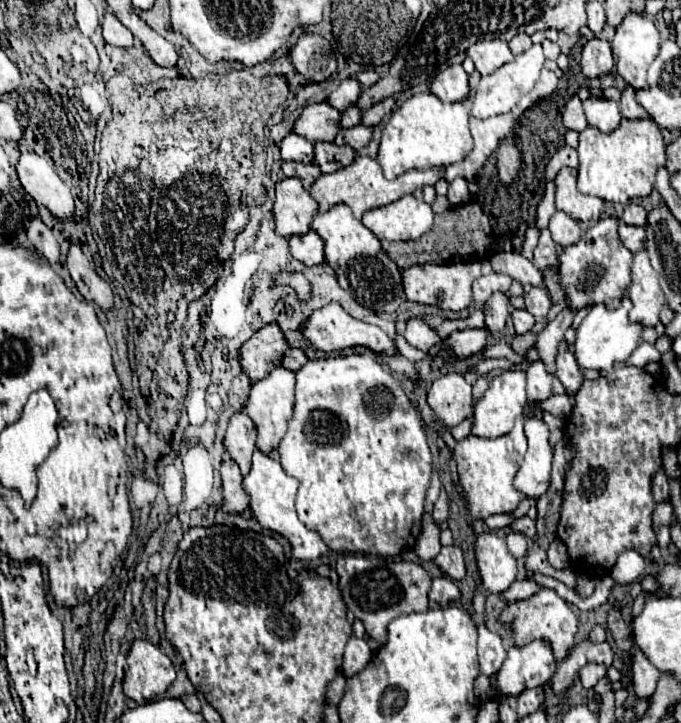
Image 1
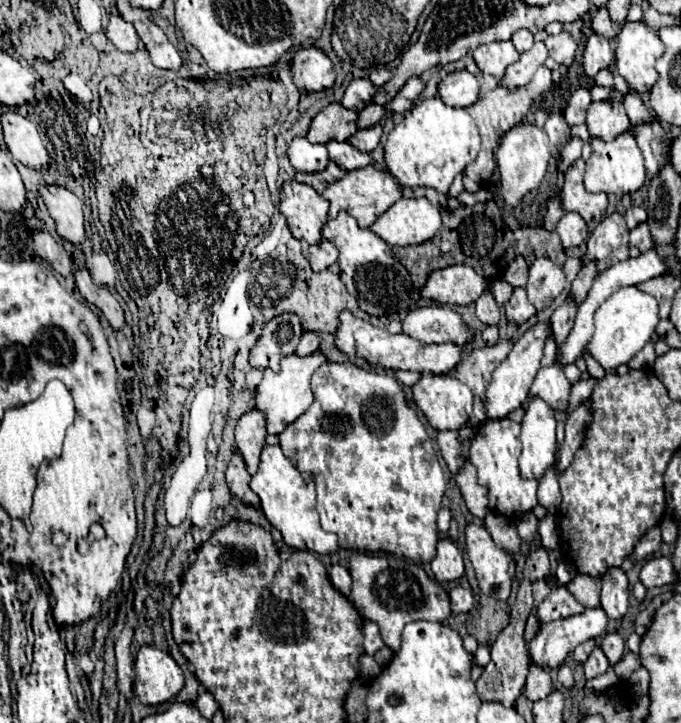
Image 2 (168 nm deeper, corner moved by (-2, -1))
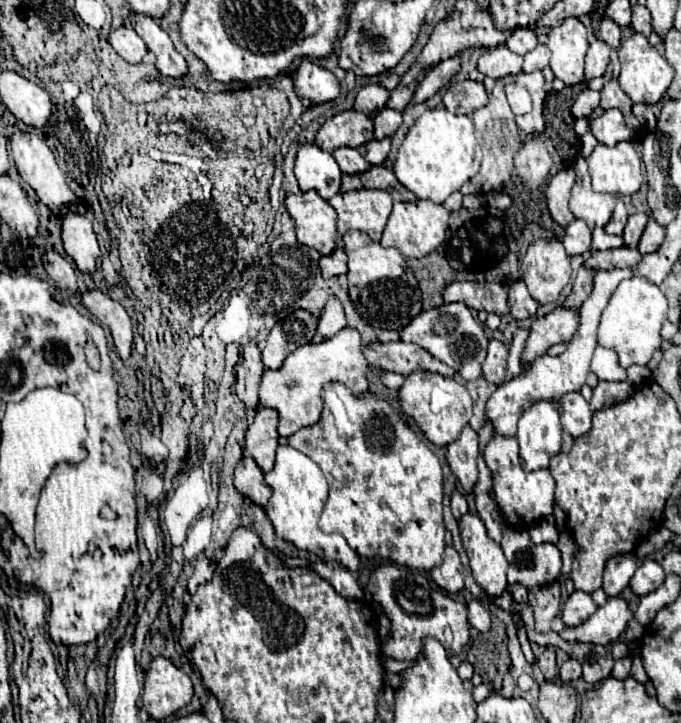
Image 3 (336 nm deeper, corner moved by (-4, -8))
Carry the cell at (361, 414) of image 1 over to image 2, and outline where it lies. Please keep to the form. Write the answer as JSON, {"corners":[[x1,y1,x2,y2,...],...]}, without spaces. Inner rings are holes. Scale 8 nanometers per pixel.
{"corners":[[324,361,312,375,312,393,314,393,314,403,310,409,300,415,294,423,290,423,282,433,280,433,280,447,288,459,296,463,296,469,304,479,314,479,316,483,316,511,320,515,320,525,324,531,332,531,338,535,338,545,342,549,352,549,352,551,364,551,364,553,392,553,400,555,412,561,432,561,436,555,436,543,438,543,438,529,436,529,436,515,440,509,440,501,444,497,446,481,442,467,438,463,438,457,432,447,432,439,426,433,426,427,420,423,418,415,414,409,408,407,406,397,402,387,392,375,376,373,376,371,366,371,358,367,356,363,334,363,334,361]]}

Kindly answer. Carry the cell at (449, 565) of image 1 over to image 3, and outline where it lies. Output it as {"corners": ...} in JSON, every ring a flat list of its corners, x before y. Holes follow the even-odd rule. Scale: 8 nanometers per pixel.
{"corners":[[446,546,444,562,436,568,432,568,432,580,446,592,460,592,464,588,464,576,462,576,462,562,454,546]]}

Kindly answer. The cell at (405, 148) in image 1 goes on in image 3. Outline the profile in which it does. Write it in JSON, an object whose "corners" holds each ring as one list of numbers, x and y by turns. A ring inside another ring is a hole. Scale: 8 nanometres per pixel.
{"corners":[[446,108,426,110,406,134,394,164,396,178,416,194,416,198,442,204,452,192,460,190,480,166,482,150,474,134,474,124,468,116,450,114]]}

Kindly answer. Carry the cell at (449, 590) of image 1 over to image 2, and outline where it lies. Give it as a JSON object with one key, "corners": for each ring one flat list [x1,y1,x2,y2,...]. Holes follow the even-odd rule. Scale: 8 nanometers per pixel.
{"corners":[[454,587,448,591,452,613,468,613,474,607,474,597,464,587]]}

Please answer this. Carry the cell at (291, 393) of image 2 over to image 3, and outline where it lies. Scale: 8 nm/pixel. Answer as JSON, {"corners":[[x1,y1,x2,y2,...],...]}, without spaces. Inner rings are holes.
{"corners":[[342,328,334,338,320,344,306,344,294,350,278,370,266,370,260,382,260,404,280,414,280,436,292,436,296,430,314,426,322,414,320,392,330,382,342,382,354,394,368,392,370,364,364,358,364,342,354,328]]}

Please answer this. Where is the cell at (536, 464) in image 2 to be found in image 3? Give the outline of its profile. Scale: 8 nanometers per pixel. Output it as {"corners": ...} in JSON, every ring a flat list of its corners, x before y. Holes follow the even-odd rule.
{"corners":[[558,400,534,402,518,422,520,462,526,472,548,468,548,462,562,446,562,406]]}

